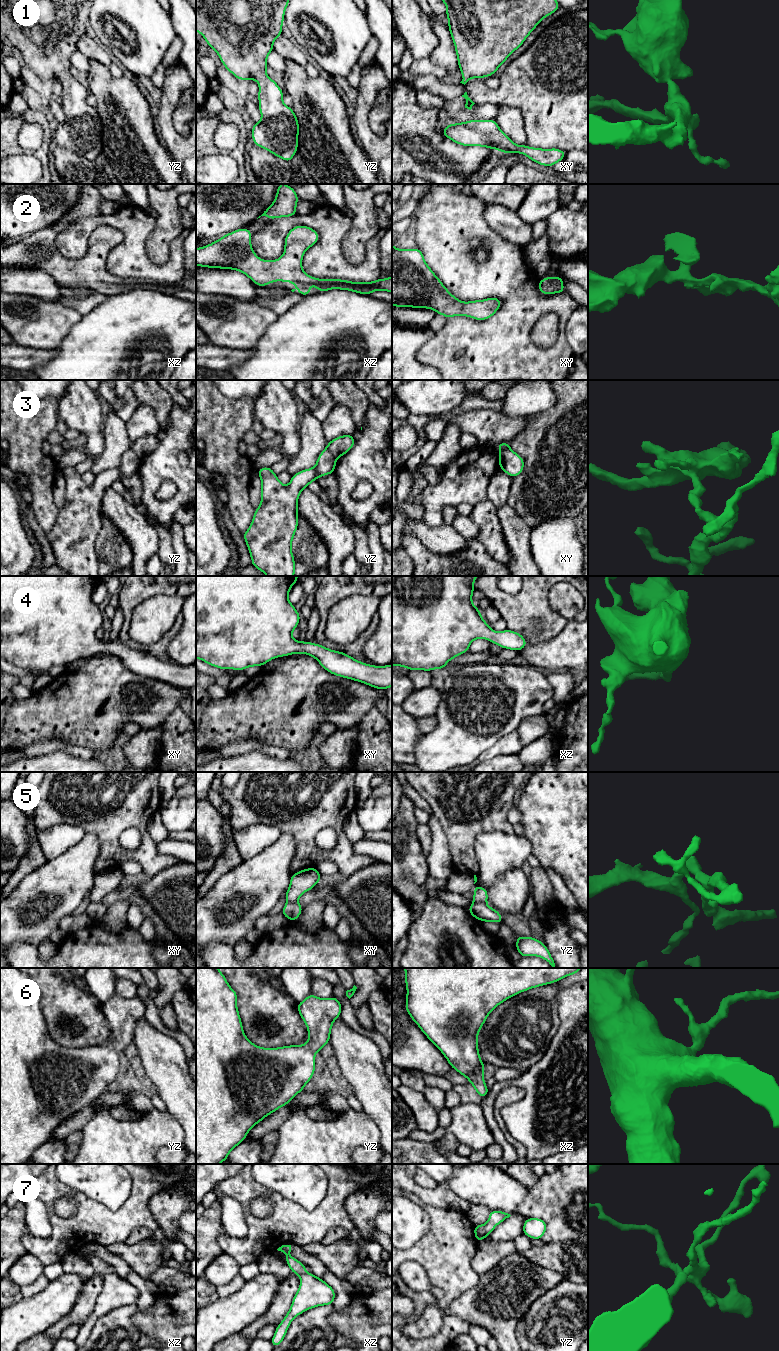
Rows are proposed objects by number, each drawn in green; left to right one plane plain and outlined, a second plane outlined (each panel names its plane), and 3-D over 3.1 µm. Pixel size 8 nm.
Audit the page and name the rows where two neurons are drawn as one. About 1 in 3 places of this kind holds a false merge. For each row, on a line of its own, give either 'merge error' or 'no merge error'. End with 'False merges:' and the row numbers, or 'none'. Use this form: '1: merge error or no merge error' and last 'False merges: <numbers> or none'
1: no merge error
2: no merge error
3: merge error
4: no merge error
5: merge error
6: no merge error
7: no merge error
False merges: 3, 5

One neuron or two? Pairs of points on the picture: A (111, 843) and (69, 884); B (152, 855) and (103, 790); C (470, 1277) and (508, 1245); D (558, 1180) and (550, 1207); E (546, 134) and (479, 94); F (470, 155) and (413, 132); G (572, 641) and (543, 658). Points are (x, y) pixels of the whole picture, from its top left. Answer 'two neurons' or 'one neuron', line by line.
A: two neurons
B: one neuron
C: two neurons
D: one neuron
E: one neuron
F: one neuron
G: one neuron

